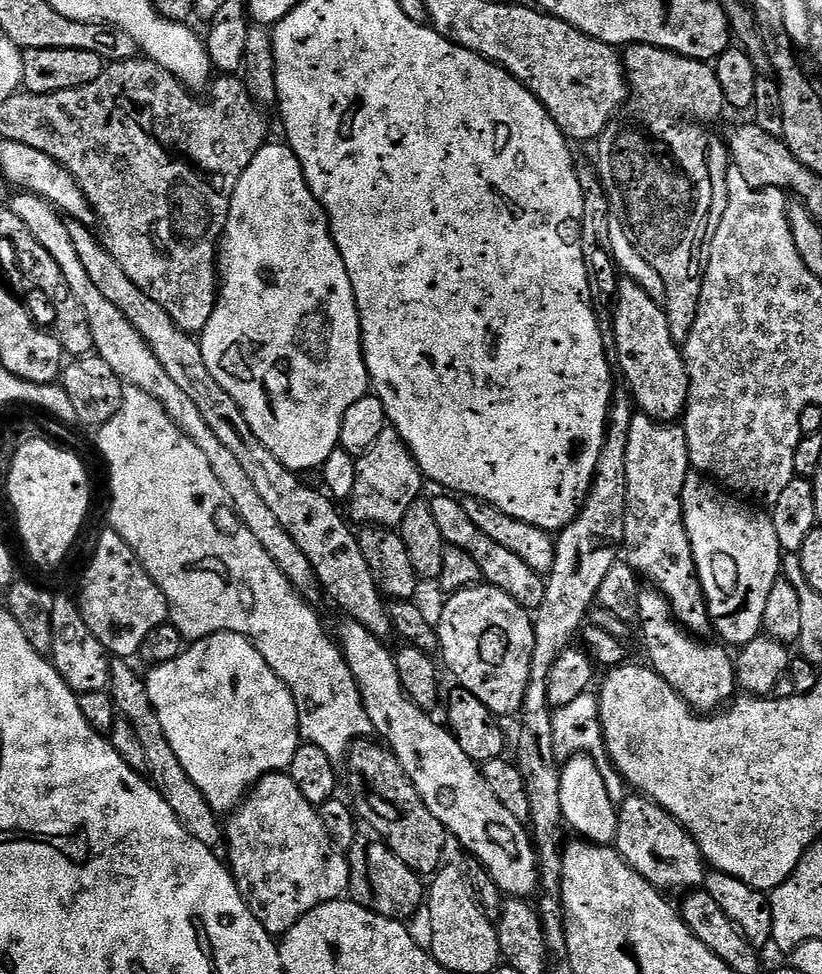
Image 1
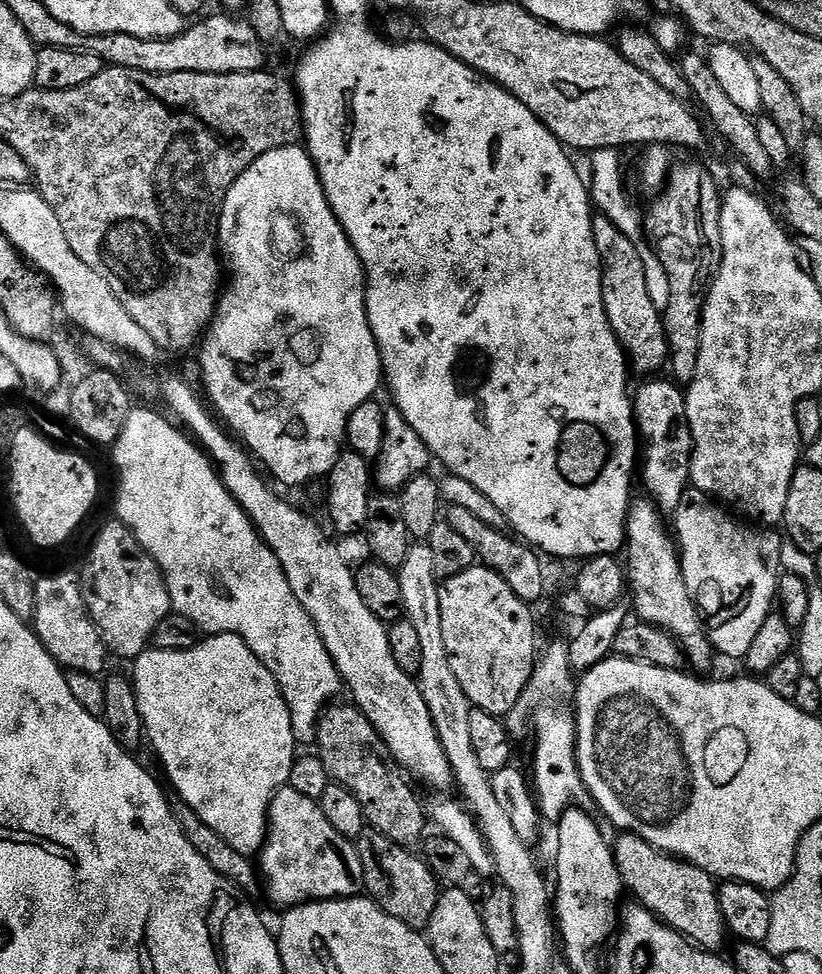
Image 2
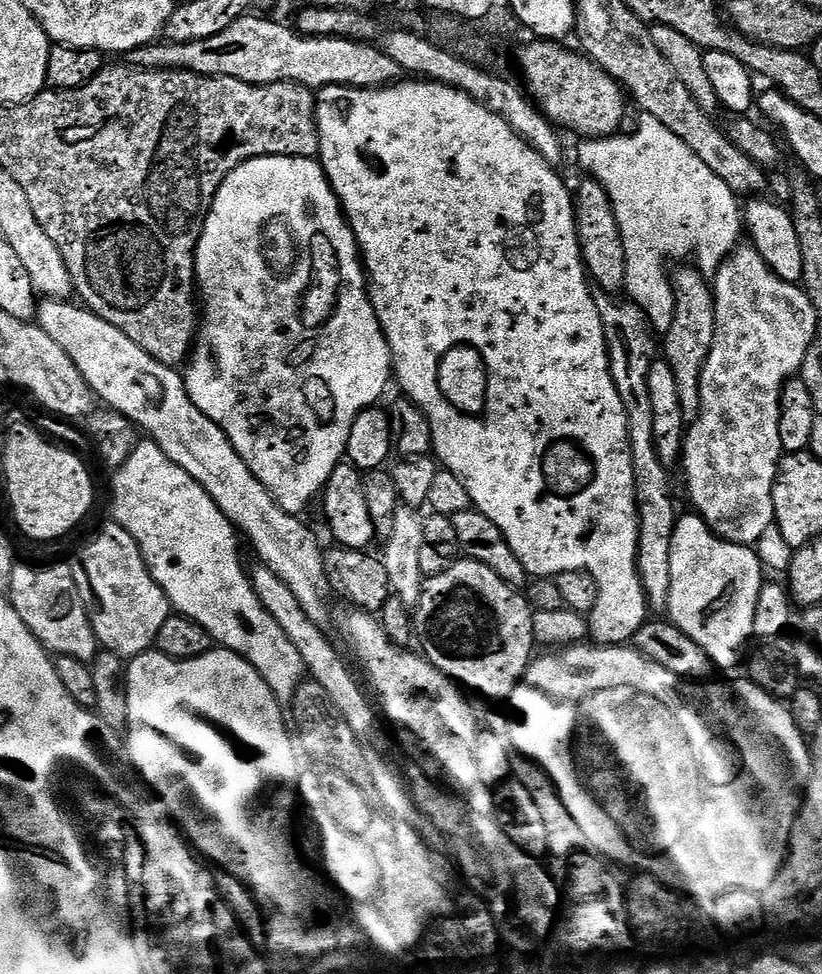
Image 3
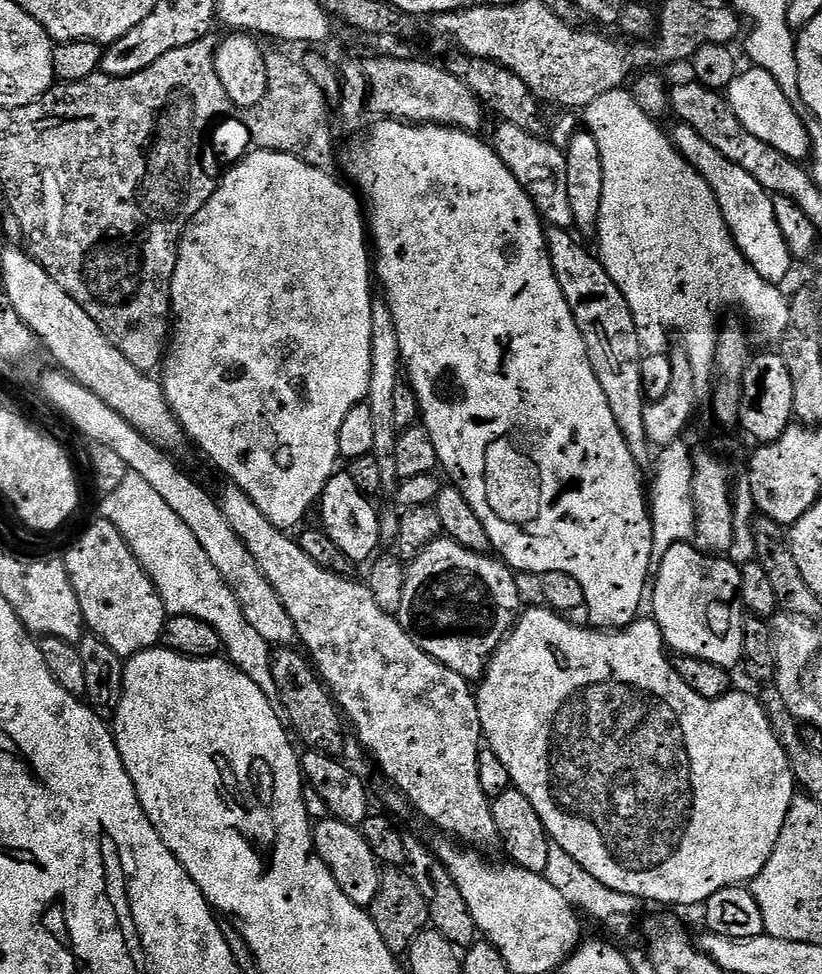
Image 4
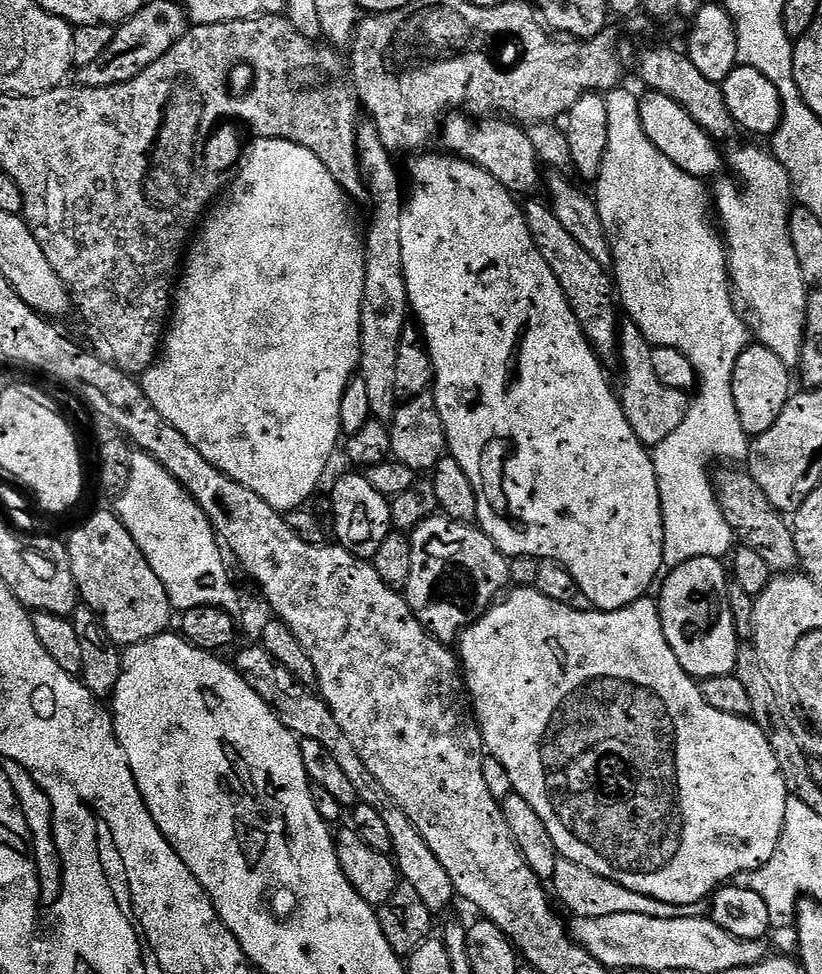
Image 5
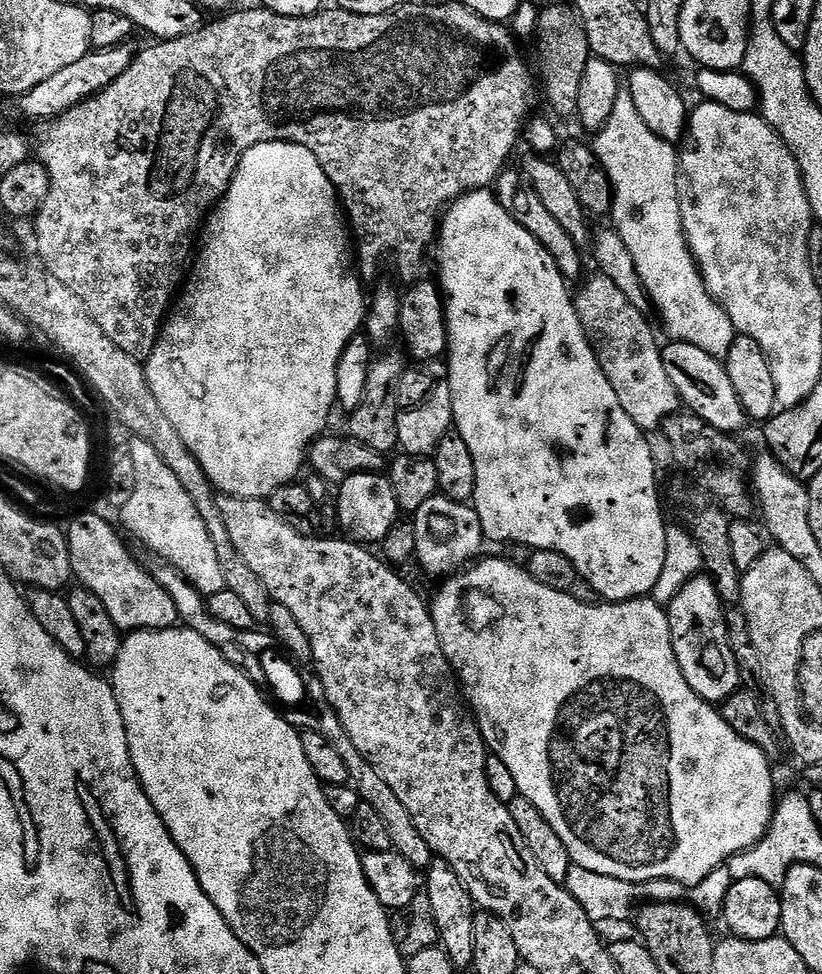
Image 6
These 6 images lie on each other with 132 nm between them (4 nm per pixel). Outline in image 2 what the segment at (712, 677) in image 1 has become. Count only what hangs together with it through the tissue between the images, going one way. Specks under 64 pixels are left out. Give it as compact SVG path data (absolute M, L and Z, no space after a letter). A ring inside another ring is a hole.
M636 498L629 503L622 556L626 561L626 588L636 607L635 619L669 632L680 643L687 667L693 673L708 674L714 649L696 603L690 598L690 590L686 590L678 545L669 525L667 528L660 519L661 513L647 499Z

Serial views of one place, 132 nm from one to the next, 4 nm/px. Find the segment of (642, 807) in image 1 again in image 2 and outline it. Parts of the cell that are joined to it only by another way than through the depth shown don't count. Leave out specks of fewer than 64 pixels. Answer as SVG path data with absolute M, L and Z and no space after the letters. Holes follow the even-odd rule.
M617 836L617 840L614 840L614 851L618 874L625 889L636 895L633 896L635 903L650 910L662 923L687 936L704 951L719 953L719 948L724 944L726 929L718 902L718 884L714 877L686 860L679 860L677 856L660 852L641 836Z

